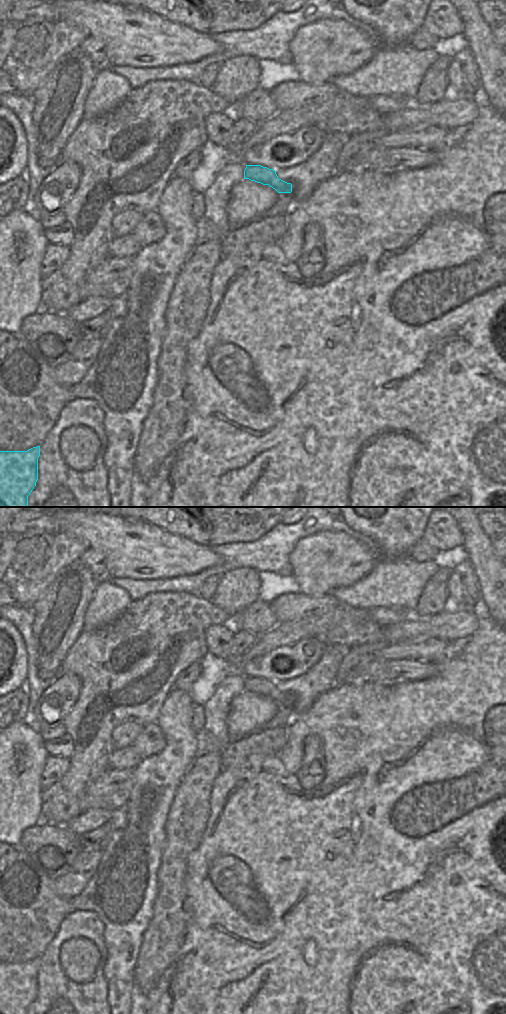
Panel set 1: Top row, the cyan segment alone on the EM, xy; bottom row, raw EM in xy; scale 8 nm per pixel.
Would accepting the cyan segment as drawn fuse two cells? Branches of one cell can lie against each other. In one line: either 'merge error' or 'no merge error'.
no merge error

